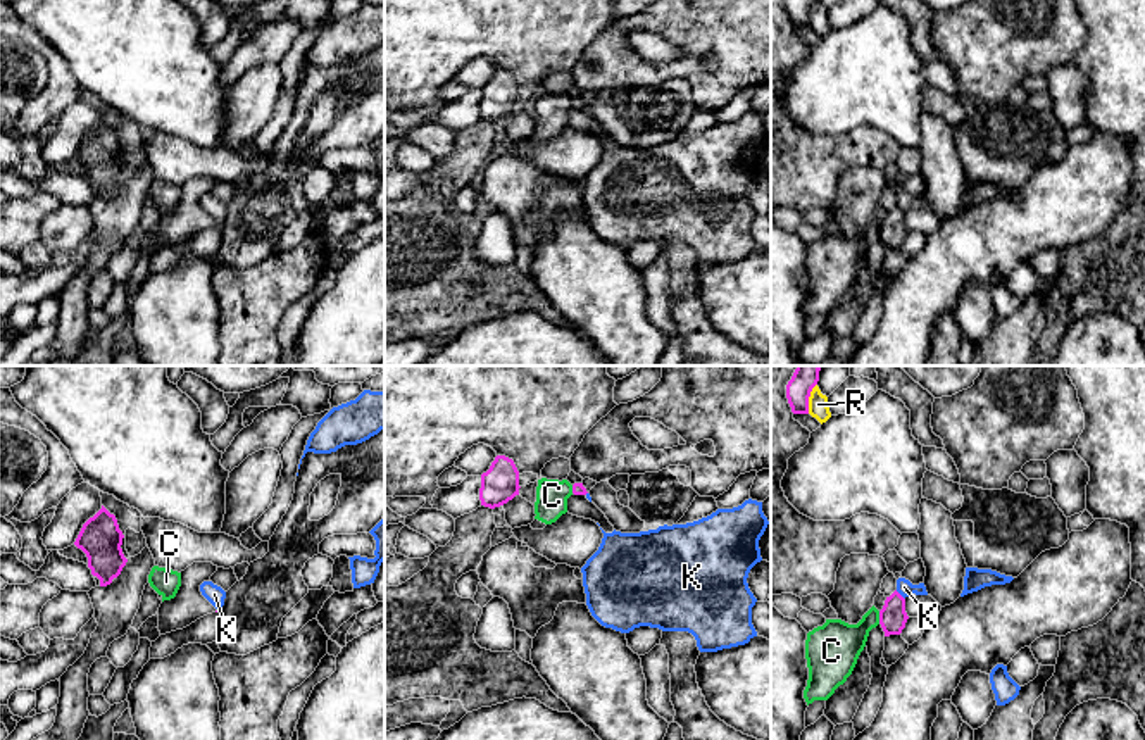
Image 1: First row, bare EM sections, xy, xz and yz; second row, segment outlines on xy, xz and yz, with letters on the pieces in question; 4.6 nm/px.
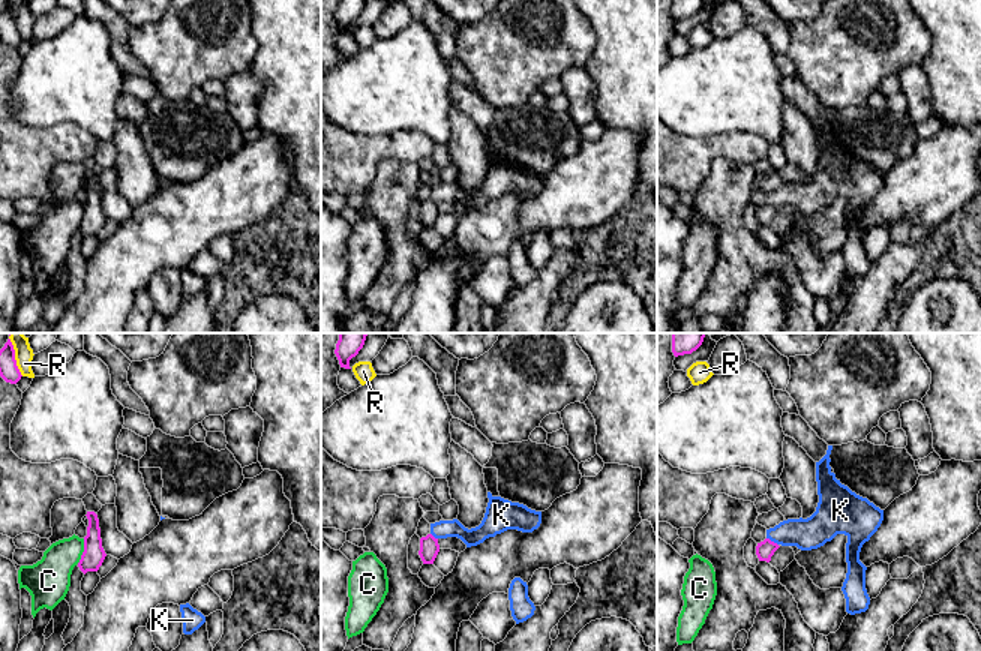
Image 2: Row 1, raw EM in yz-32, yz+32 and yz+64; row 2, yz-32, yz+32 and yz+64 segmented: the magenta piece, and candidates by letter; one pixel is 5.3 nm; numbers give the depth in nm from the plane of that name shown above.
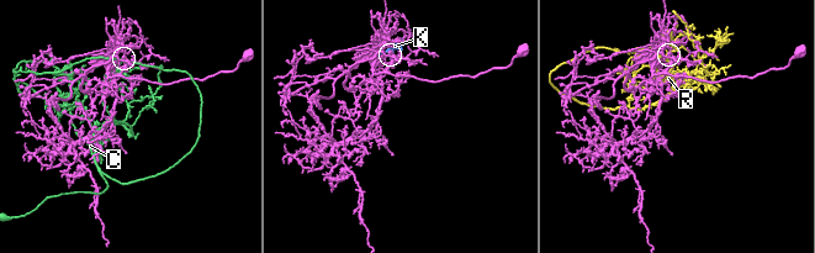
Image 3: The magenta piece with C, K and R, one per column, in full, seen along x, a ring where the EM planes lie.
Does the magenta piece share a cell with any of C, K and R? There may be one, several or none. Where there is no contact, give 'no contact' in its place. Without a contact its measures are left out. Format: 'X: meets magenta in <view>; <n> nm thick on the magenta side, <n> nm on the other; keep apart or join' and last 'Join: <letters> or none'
C: meets magenta in yz; 130 nm thick on the magenta side, 240 nm on the other; keep apart
K: meets magenta in yz; 130 nm thick on the magenta side, 80 nm on the other; keep apart
R: meets magenta in yz; 100 nm thick on the magenta side, 100 nm on the other; keep apart
Join: none

